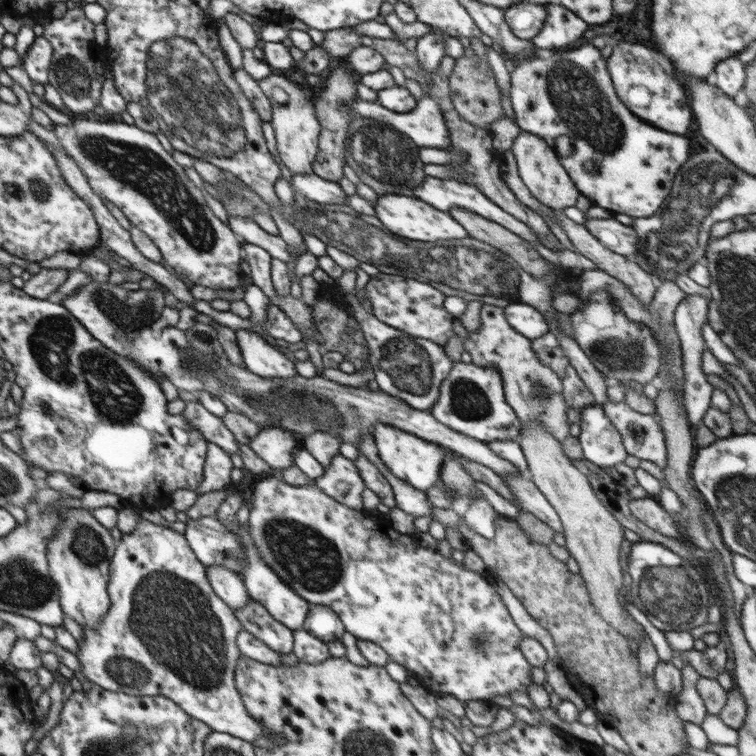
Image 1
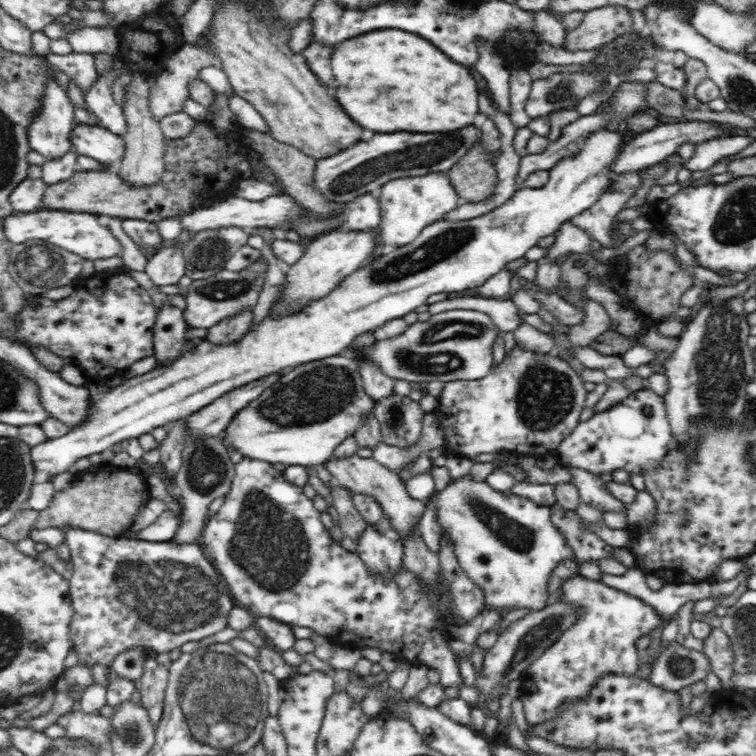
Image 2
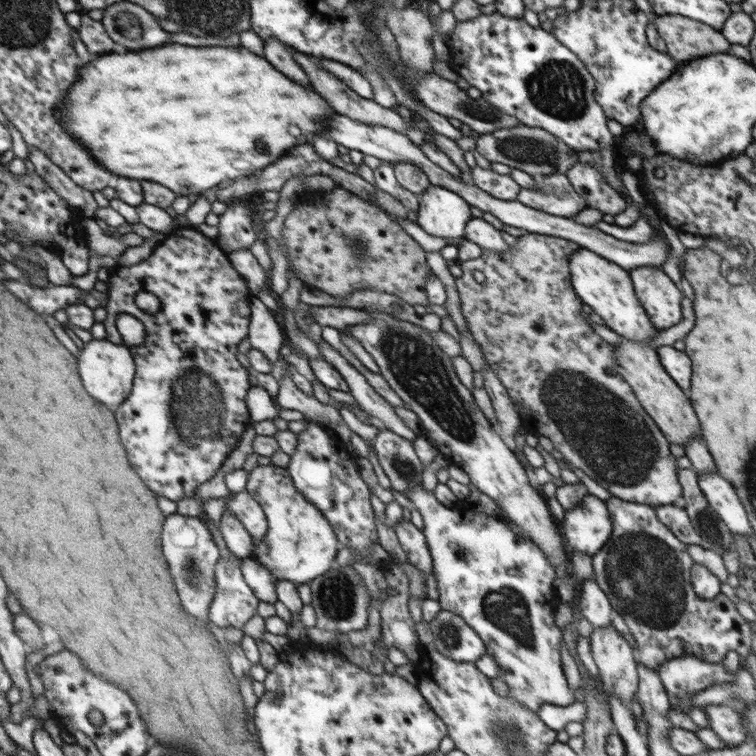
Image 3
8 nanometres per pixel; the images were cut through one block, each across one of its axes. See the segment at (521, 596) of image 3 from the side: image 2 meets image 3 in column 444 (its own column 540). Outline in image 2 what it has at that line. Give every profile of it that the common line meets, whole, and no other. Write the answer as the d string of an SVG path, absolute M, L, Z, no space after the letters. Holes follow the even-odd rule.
M470 473L466 476L451 480L449 484L444 488L444 490L438 492L434 498L434 504L436 507L437 519L441 528L441 532L447 536L451 540L452 546L454 548L454 555L456 555L456 559L458 560L458 565L460 565L460 569L462 572L472 580L474 585L478 586L482 593L484 593L484 603L485 608L488 610L502 610L501 620L497 625L494 625L488 632L484 632L480 634L480 638L478 638L478 646L484 650L483 652L488 652L490 648L492 648L492 638L496 638L498 633L501 631L498 630L498 626L501 627L502 619L512 610L520 610L526 609L531 611L539 611L544 608L547 608L547 602L550 594L548 593L548 580L550 580L550 575L556 570L556 567L560 564L560 562L564 560L573 560L575 558L574 550L571 546L568 546L566 543L566 537L558 531L556 525L552 522L551 519L551 507L548 505L538 505L534 504L534 501L531 499L528 500L526 497L519 496L518 494L514 494L507 491L497 491L496 489L490 487L486 481L476 481L470 477Z

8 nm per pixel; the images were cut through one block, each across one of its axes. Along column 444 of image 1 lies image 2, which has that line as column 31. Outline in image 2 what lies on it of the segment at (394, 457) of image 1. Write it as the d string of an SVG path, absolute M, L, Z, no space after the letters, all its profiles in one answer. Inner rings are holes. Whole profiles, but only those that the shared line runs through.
M604 128L590 134L578 154L566 156L549 170L546 186L518 188L505 204L471 220L443 219L431 223L406 246L388 249L342 278L340 286L324 298L286 316L269 313L258 324L252 324L248 333L234 344L214 344L205 337L196 340L199 345L194 350L186 349L185 345L183 354L174 363L157 364L151 371L124 379L118 386L105 388L103 384L86 381L83 386L90 391L90 412L86 414L86 420L60 438L50 438L32 446L30 457L34 470L56 476L68 470L79 458L117 449L117 444L124 440L138 439L140 434L148 434L158 426L166 427L180 418L185 419L247 382L307 362L345 354L351 350L357 336L414 312L418 306L427 304L426 300L432 294L482 286L509 262L522 258L540 238L554 235L562 224L597 203L614 179L610 166L625 148L625 143L626 136L622 132Z

